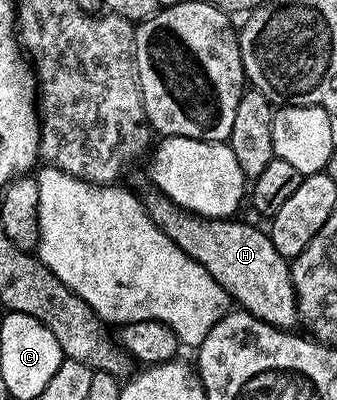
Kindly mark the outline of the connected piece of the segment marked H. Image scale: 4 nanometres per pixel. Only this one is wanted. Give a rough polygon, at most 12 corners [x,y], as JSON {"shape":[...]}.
{"shape":[[152,187],[149,218],[244,312],[298,324],[293,270],[264,228],[199,217]]}

